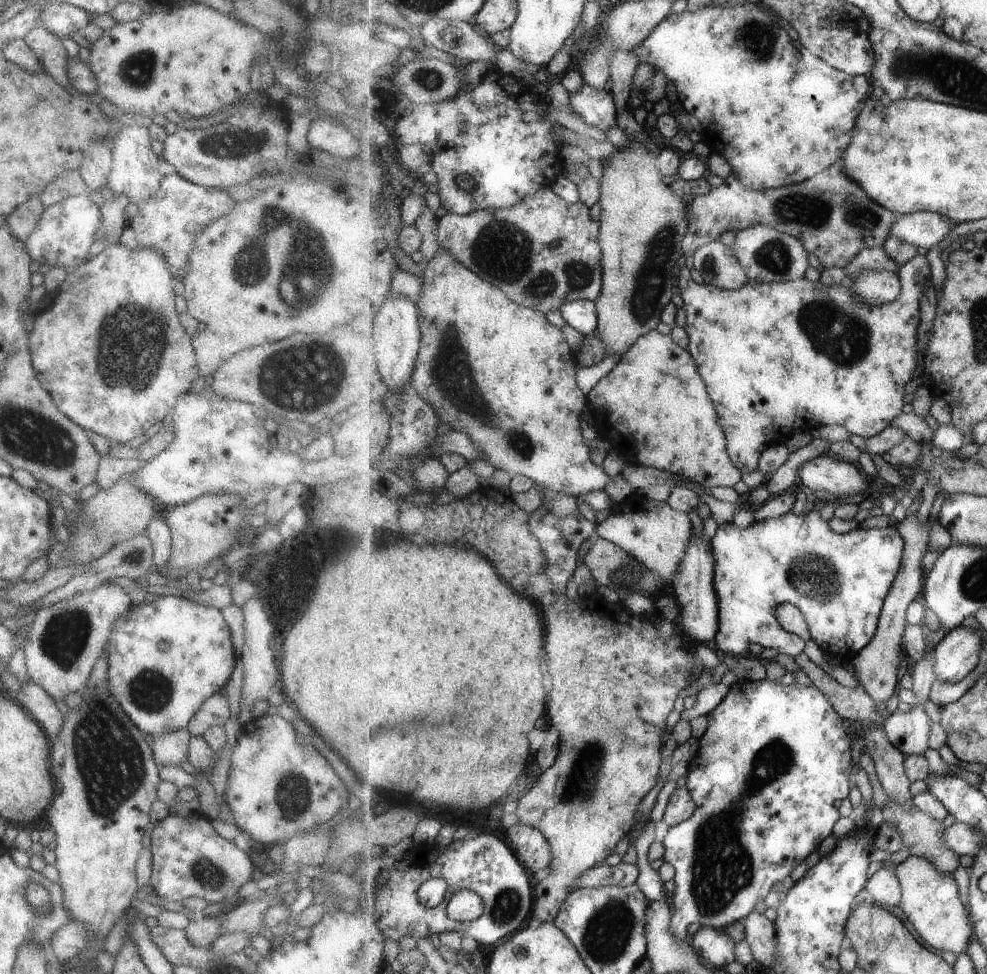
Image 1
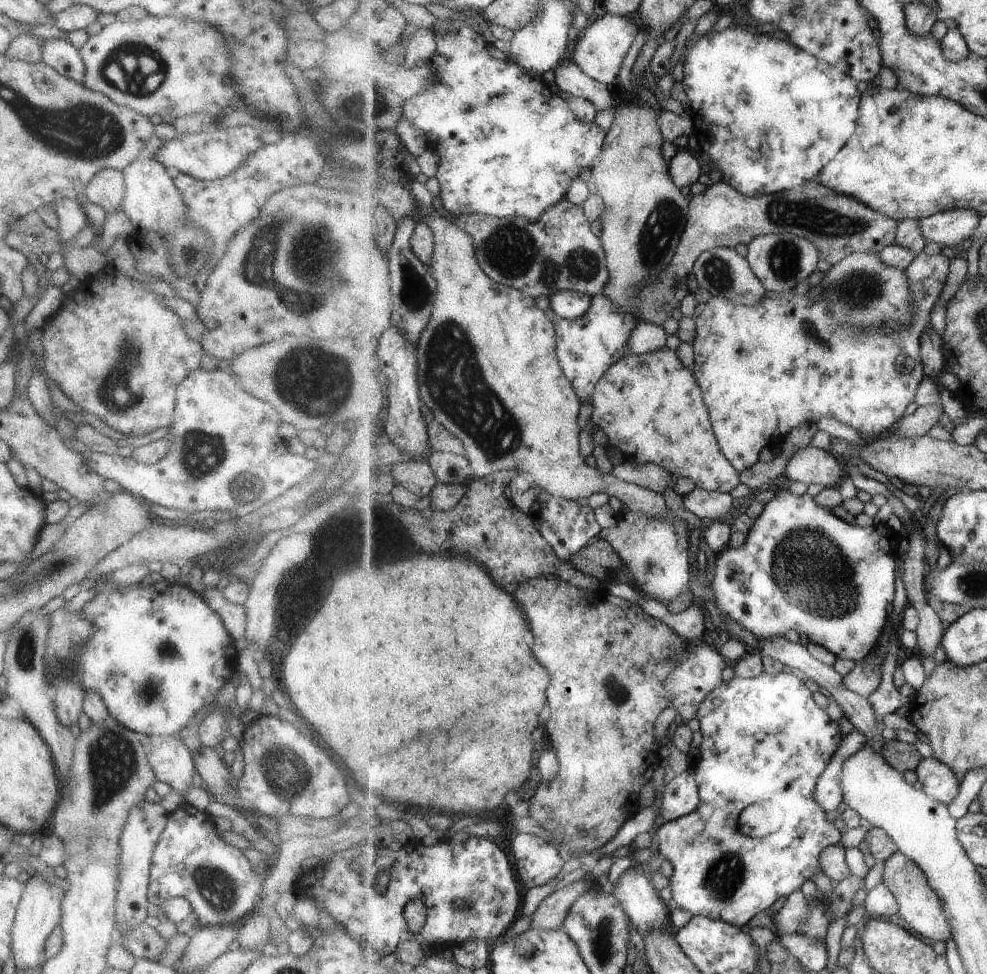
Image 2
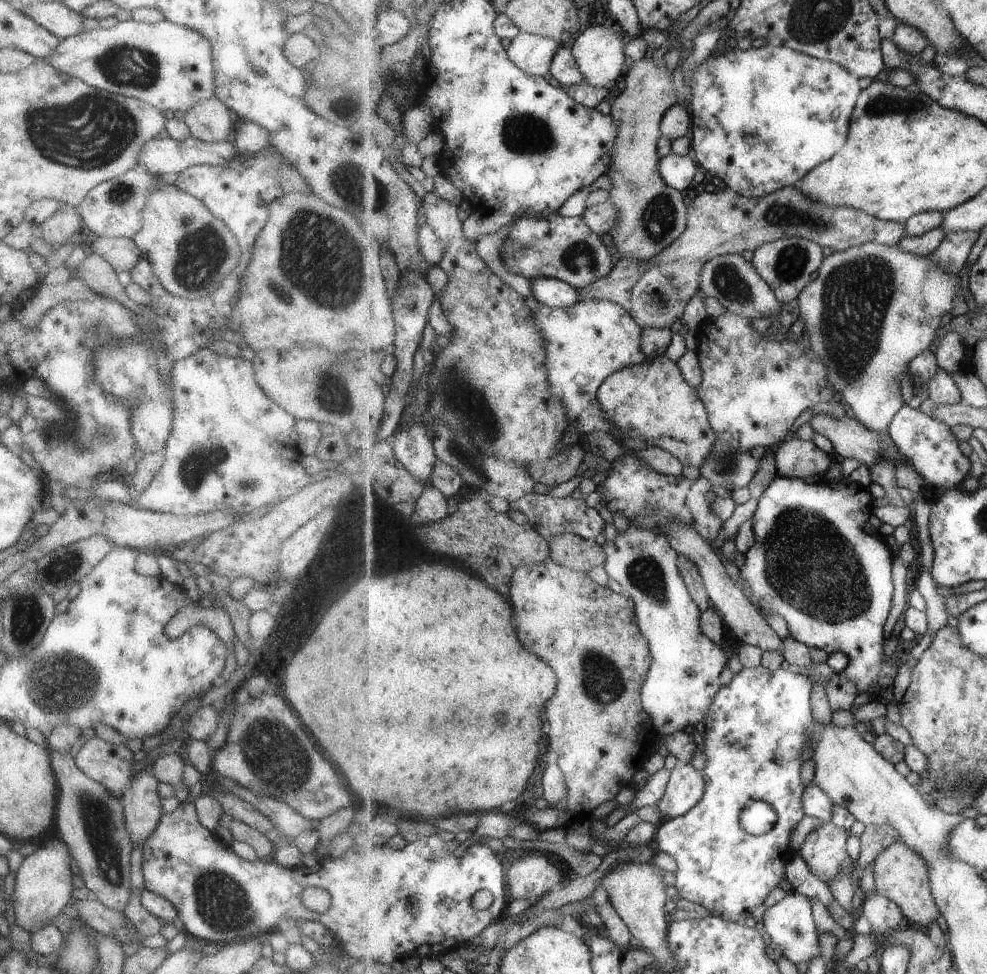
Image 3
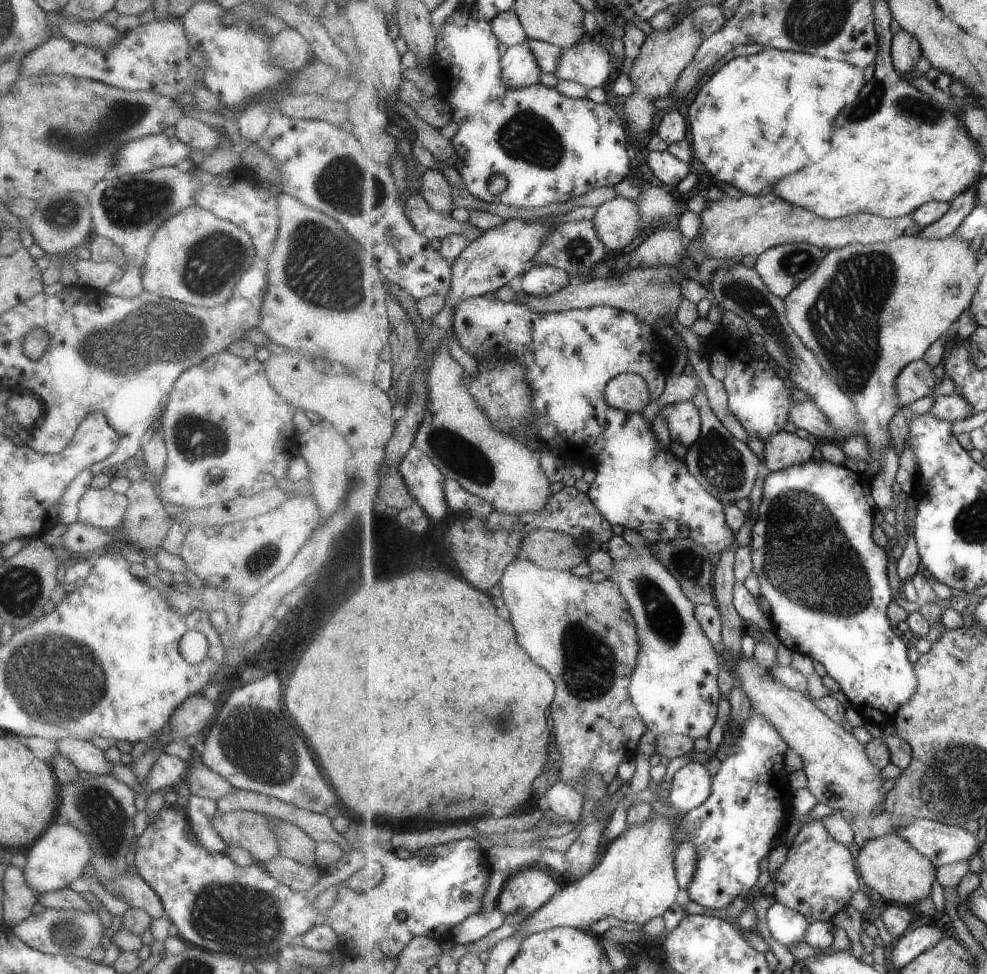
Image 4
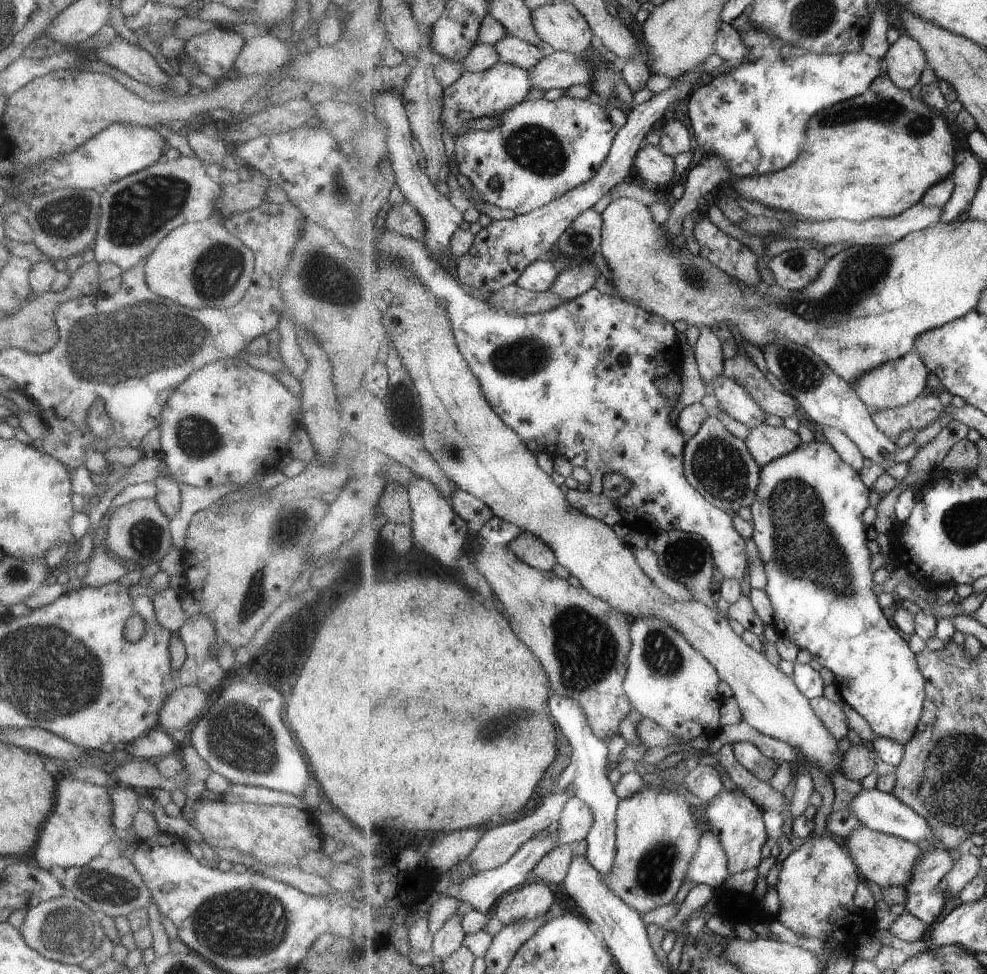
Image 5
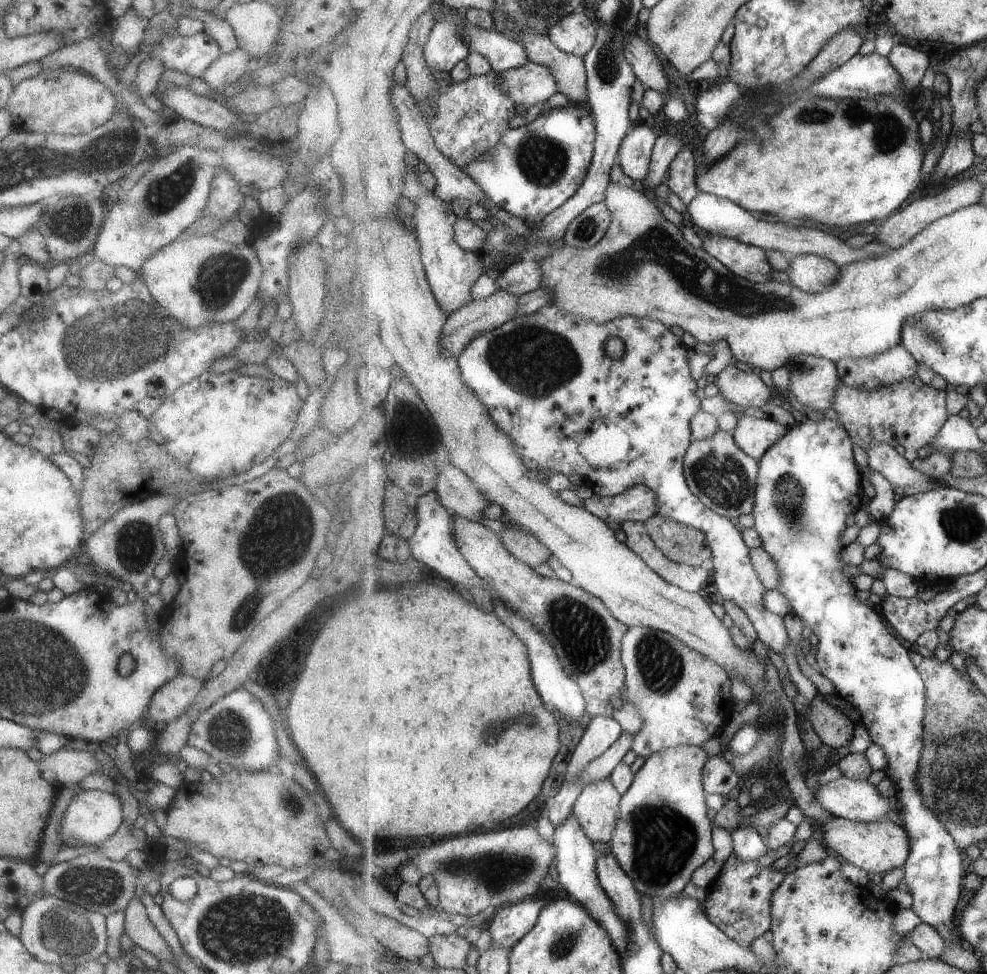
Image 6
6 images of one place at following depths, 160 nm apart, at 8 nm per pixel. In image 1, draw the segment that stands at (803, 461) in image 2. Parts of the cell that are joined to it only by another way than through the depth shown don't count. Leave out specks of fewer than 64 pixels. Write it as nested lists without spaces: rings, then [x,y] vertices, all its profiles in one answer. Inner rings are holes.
[[[825,454],[807,462],[799,470],[799,483],[809,492],[817,490],[829,497],[867,495],[867,480],[852,463]]]

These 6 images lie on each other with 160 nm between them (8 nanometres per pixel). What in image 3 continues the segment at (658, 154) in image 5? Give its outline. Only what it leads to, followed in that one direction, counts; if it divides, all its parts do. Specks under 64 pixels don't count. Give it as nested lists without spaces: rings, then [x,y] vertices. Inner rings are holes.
[[[671,153],[661,157],[660,175],[669,186],[685,192],[685,190],[694,189],[693,178],[699,172],[699,167],[698,163],[693,159],[691,160],[689,156]]]

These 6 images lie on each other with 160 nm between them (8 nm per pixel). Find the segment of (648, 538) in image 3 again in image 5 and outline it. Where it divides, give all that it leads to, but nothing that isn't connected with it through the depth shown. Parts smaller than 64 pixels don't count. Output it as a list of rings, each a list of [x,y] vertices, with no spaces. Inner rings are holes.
[[[653,617],[637,619],[632,624],[633,652],[628,656],[628,675],[624,682],[626,695],[631,699],[633,709],[643,718],[654,720],[682,745],[690,744],[699,736],[715,734],[720,729],[721,702],[725,699],[719,692],[722,680],[720,673],[675,627],[667,621]]]

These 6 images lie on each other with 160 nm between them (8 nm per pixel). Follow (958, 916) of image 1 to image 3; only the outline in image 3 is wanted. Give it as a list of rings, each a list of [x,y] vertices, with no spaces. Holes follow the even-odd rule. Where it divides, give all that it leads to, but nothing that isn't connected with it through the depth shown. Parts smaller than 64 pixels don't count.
[[[899,839],[878,854],[872,872],[875,892],[896,902],[911,925],[920,925],[927,929],[931,922],[942,915],[936,897],[933,896],[929,863],[926,863],[925,858],[916,850],[905,844],[903,839]]]

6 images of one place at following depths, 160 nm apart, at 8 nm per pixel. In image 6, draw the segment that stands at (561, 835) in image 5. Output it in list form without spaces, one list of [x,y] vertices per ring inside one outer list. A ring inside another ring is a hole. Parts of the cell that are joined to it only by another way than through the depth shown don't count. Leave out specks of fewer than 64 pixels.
[[[610,776],[603,780],[598,780],[589,783],[579,798],[573,802],[571,812],[579,819],[583,830],[593,842],[603,842],[609,844],[614,837],[614,832],[617,828],[620,813],[620,802],[622,794],[617,790],[617,787],[612,783]]]

